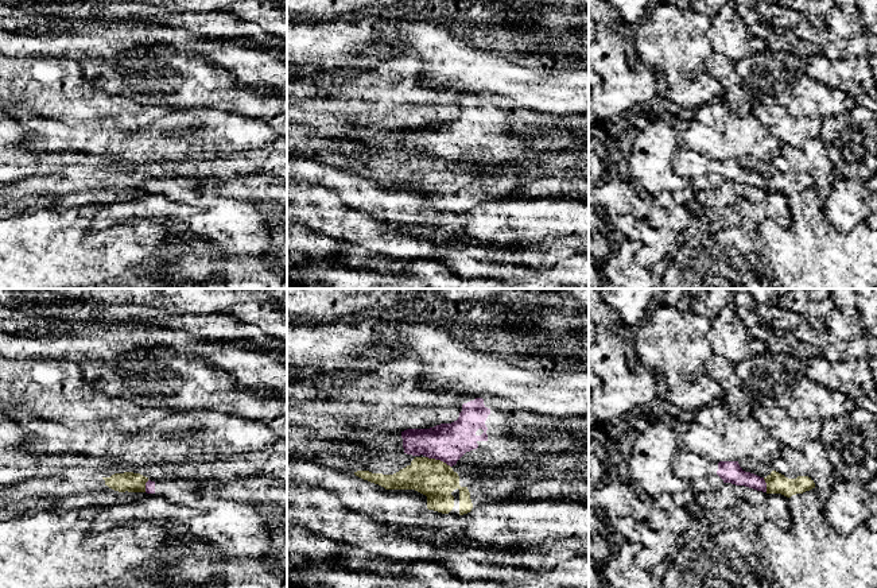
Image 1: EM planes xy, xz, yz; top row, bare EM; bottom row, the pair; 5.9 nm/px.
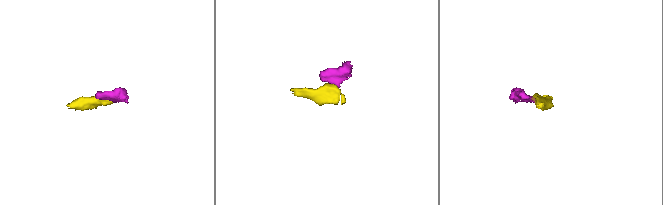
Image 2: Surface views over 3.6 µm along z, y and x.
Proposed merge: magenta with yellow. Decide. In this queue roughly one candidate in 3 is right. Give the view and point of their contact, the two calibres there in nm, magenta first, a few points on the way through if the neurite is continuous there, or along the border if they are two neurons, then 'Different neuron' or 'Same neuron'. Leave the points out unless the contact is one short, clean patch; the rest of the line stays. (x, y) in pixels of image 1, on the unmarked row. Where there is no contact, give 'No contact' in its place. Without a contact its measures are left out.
Touches magenta at xz (438, 157). Thickness 220 nm (magenta) against 220 nm. Boundary: xz (426, 154), (439, 157), (450, 165). Different neuron

